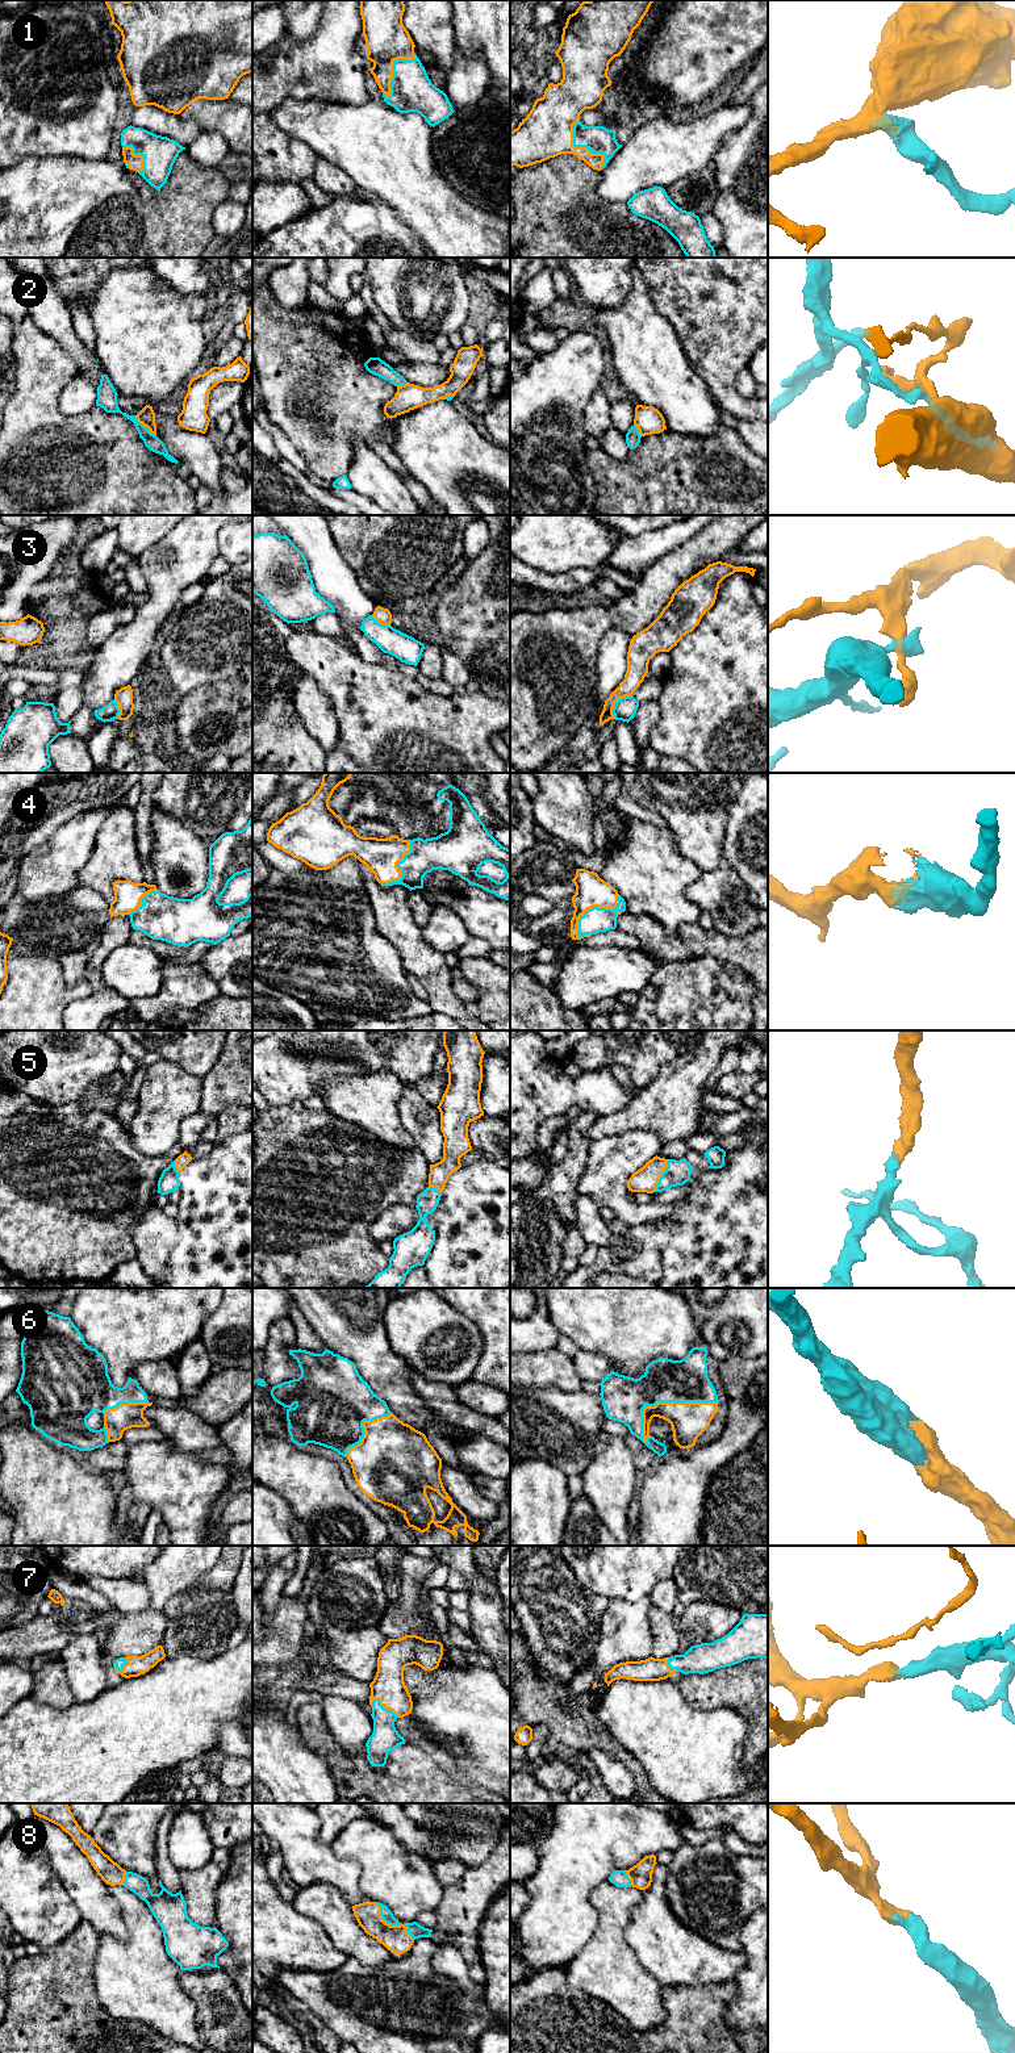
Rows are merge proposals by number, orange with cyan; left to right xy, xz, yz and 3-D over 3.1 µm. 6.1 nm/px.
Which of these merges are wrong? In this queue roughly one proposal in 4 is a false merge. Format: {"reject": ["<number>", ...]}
{"reject": ["2", "3"]}

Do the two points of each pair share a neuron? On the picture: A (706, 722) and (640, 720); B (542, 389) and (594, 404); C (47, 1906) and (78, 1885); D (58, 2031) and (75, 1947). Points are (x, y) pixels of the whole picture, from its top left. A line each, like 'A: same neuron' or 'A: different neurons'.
A: different neurons
B: different neurons
C: different neurons
D: same neuron

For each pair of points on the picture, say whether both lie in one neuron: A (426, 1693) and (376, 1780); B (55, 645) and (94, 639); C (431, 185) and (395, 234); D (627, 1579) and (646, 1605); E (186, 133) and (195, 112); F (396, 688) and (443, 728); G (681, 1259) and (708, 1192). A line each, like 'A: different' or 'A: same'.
A: different
B: different
C: different
D: different
E: different
F: same
G: same

